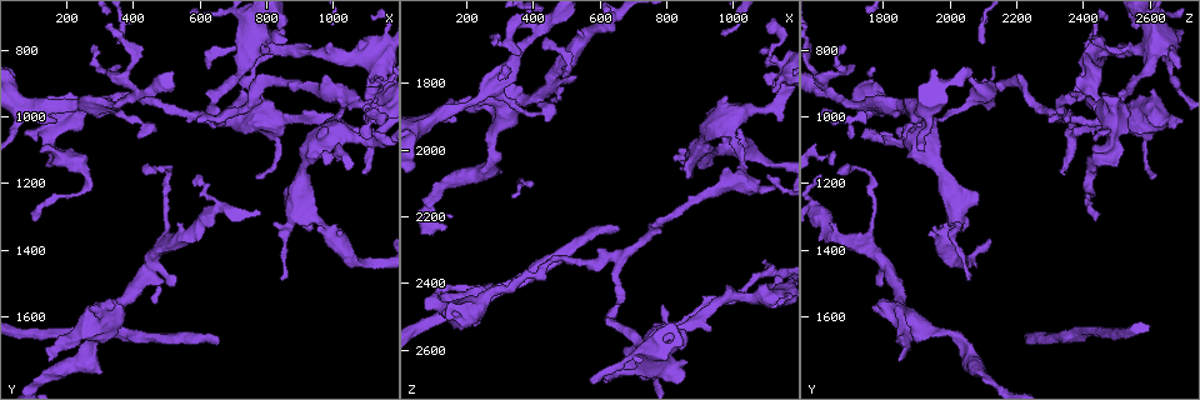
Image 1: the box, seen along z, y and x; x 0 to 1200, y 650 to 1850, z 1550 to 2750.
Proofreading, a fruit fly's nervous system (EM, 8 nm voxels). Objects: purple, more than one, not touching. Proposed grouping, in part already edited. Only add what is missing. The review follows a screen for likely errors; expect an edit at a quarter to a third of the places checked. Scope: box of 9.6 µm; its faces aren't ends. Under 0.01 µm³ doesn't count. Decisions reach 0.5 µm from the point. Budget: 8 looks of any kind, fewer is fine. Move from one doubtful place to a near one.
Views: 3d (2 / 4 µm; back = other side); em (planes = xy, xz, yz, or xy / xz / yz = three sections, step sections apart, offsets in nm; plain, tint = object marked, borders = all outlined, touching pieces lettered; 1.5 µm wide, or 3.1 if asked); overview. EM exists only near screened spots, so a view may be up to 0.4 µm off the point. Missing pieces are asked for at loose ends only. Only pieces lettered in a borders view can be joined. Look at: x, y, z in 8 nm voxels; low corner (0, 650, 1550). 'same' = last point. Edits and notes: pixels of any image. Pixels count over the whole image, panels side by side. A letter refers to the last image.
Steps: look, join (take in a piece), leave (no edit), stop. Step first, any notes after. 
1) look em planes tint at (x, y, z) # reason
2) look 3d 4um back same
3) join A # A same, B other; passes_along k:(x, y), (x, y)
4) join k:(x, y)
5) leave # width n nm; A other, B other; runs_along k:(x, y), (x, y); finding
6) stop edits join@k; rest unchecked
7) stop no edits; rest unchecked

look 3d 2um at (770, 1180, 2600) # tapers out

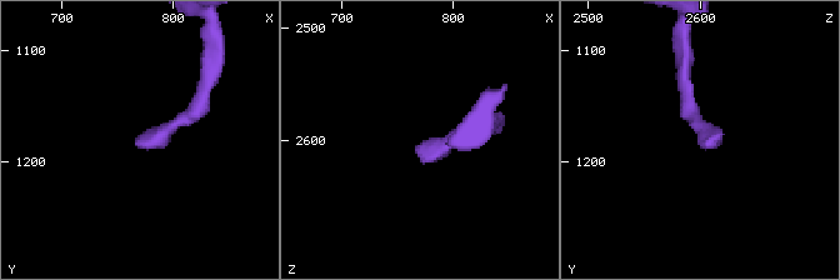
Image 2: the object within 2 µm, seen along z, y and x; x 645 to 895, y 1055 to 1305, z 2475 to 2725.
look em planes borders at (772, 1186, 2604)

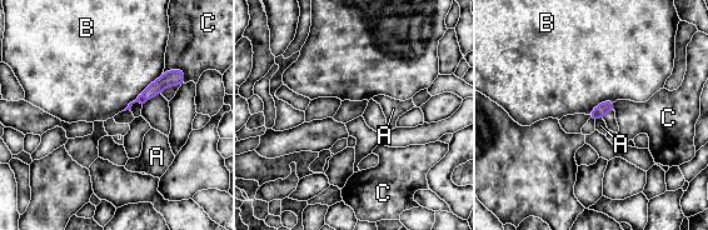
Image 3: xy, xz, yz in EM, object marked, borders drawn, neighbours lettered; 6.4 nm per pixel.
leave # A other, B other, C other; runs_along 3:(176, 78), (169, 78), (140, 99); no lettered piece goes on from it

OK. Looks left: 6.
look em planes borders at (1110, 1070, 1700)

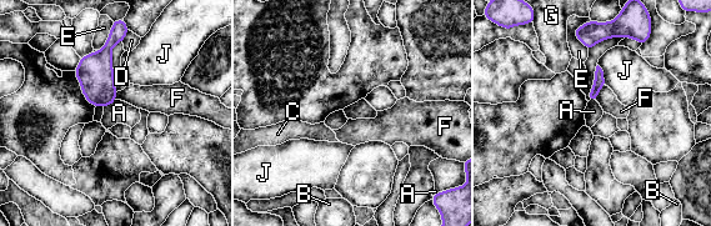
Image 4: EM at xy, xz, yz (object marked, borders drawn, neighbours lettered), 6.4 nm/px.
leave # A other, B other, C other, D other, E other, F other, G other, J other; border 4:(116, 99), (104, 108); none of them fits

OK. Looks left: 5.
look 3d 4um at (1100, 1170, 2350)

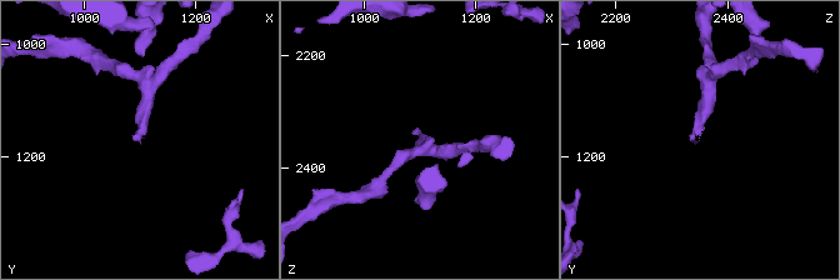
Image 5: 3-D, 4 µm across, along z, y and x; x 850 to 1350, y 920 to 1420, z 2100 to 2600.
look em xy step 4 borders at (1095, 1175, 2345)

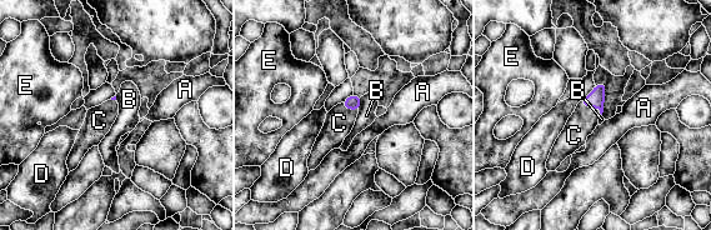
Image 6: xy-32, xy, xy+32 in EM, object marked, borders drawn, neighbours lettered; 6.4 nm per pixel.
look em planes borders same

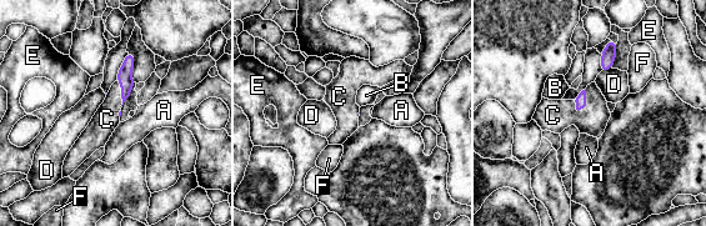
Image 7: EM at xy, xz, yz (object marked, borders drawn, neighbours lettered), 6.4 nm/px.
join C # A other, B other, C same, D other, E other, F other; passes_along 7:(580, 100), (585, 101), (552, 115); the neuron continues

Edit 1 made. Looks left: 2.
stop edits join@7; rest unchecked

